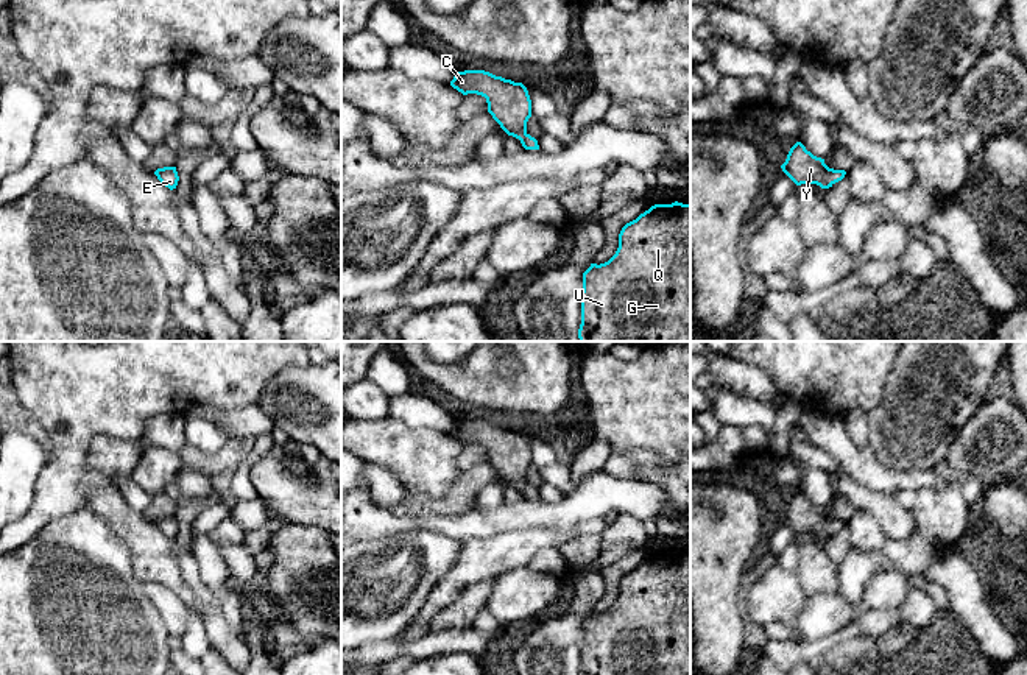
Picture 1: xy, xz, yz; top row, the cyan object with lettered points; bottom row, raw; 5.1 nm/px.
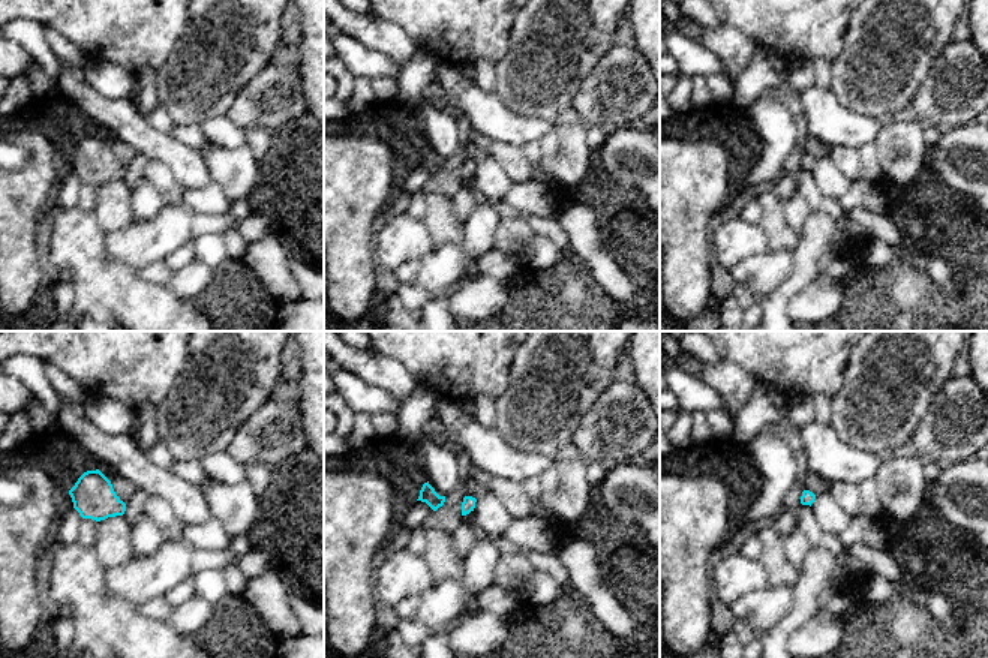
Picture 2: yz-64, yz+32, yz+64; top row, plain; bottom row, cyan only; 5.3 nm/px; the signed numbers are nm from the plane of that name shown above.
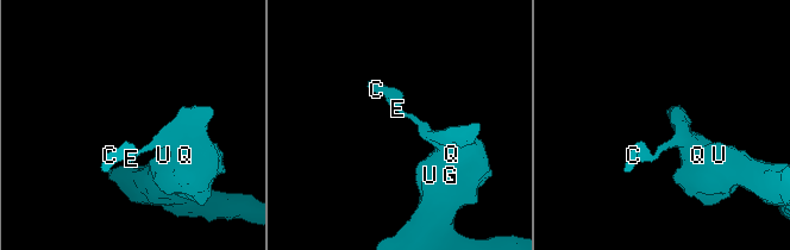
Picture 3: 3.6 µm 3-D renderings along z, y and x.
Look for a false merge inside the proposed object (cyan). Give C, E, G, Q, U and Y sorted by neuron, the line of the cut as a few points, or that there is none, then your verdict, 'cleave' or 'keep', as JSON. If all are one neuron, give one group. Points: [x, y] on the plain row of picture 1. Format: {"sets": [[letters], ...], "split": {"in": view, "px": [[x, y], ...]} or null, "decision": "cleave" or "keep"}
{"sets": [["C", "E", "G", "Q", "U", "Y"]], "split": null, "decision": "keep"}

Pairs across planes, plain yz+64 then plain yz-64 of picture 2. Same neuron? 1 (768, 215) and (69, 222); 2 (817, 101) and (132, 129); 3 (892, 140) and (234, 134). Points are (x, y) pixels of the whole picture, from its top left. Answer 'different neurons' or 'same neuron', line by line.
1: different neurons
2: different neurons
3: different neurons

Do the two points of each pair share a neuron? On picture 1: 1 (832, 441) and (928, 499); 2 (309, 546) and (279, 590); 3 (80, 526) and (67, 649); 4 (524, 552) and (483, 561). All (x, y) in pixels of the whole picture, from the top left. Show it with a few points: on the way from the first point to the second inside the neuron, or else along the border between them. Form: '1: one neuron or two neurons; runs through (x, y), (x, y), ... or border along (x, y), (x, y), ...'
1: two neurons; border along (949, 477), (943, 487), (921, 487), (917, 491)
2: one neuron; runs through (304, 557), (304, 565), (290, 579)
3: one neuron; runs through (78, 557), (77, 572), (67, 599), (67, 618)
4: one neuron; runs through (515, 546), (507, 546), (493, 560)

